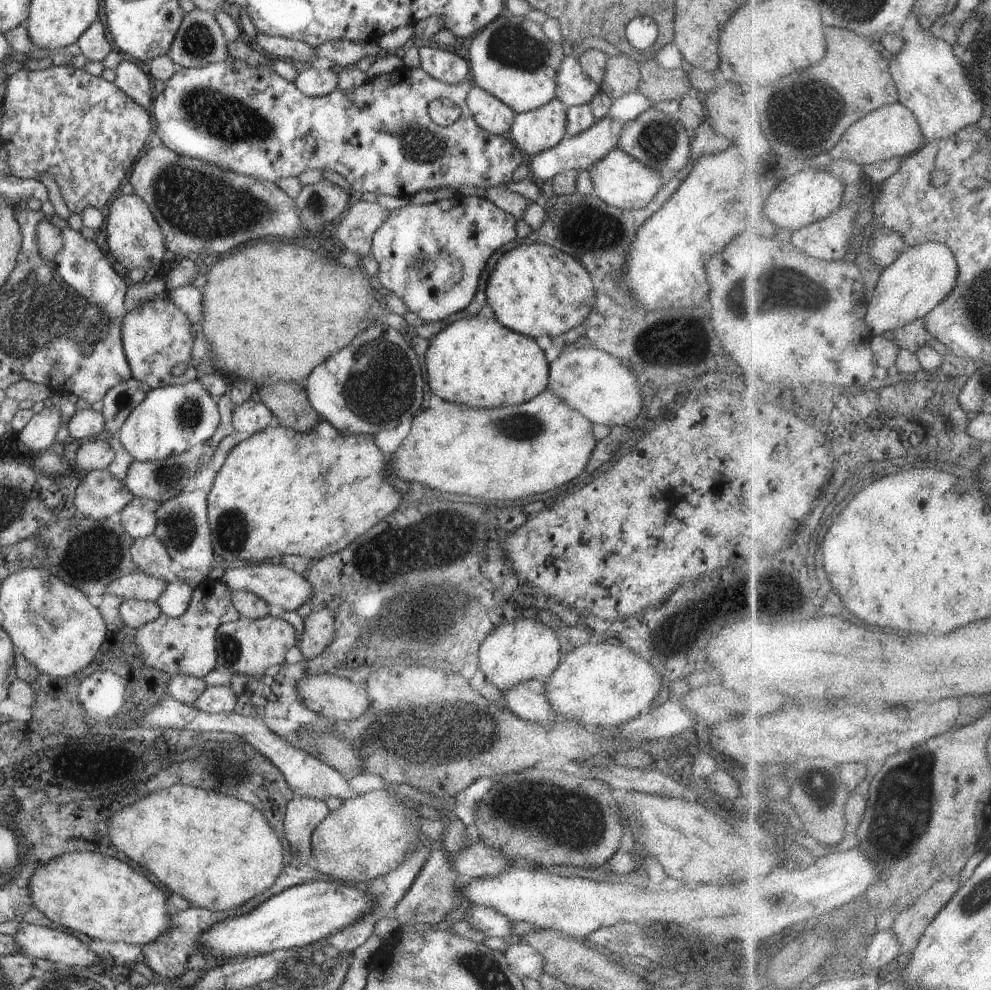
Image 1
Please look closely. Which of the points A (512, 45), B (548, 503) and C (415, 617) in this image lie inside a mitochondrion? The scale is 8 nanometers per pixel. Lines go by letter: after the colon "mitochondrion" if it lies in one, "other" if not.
A: mitochondrion
B: other
C: mitochondrion

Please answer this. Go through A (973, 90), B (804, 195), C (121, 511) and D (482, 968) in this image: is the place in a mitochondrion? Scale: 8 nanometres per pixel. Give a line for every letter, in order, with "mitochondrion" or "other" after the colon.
A: mitochondrion
B: other
C: other
D: mitochondrion

